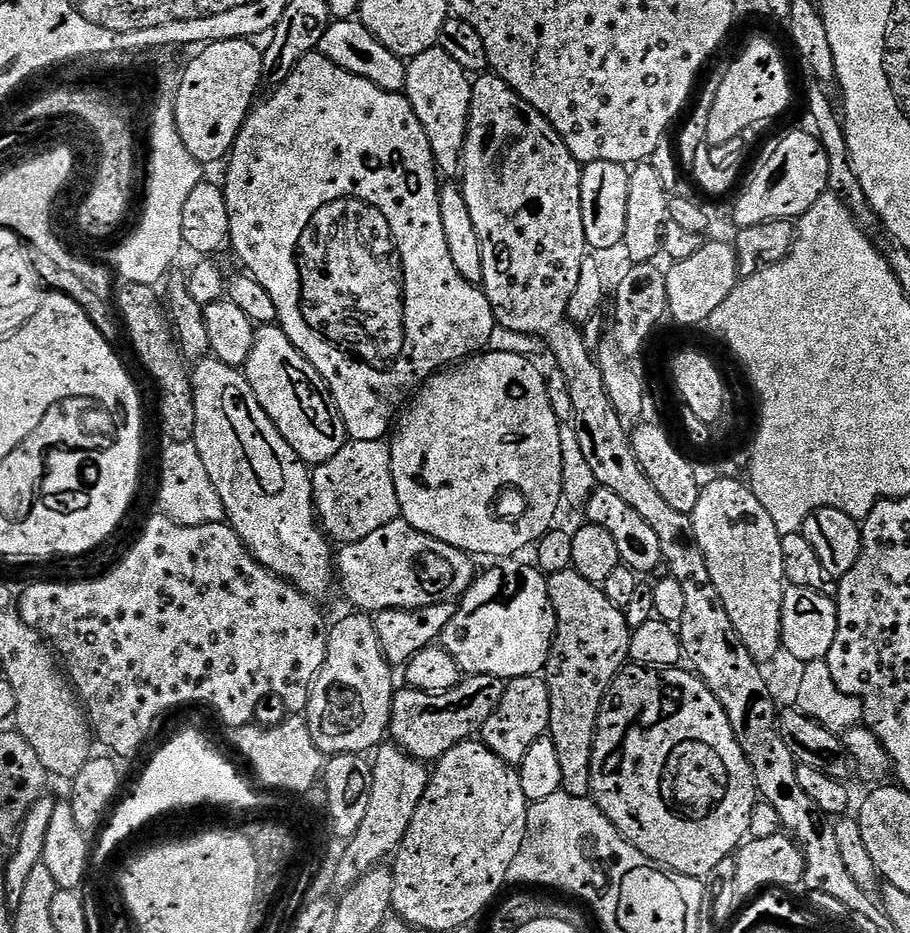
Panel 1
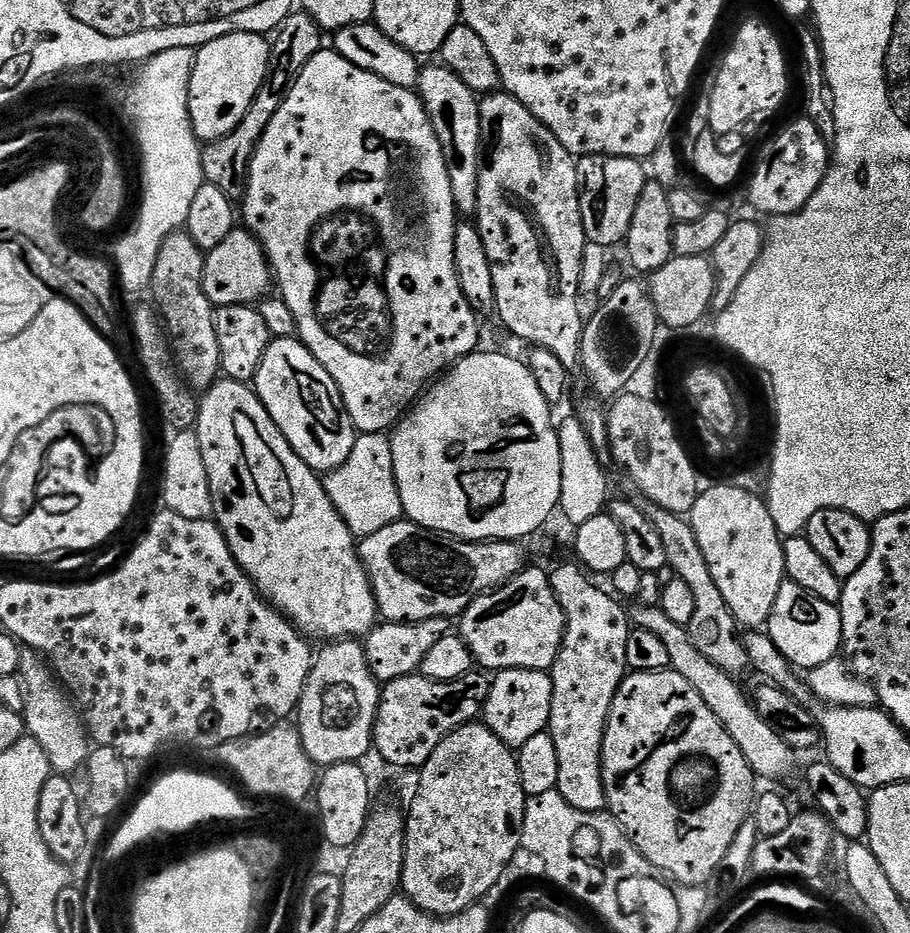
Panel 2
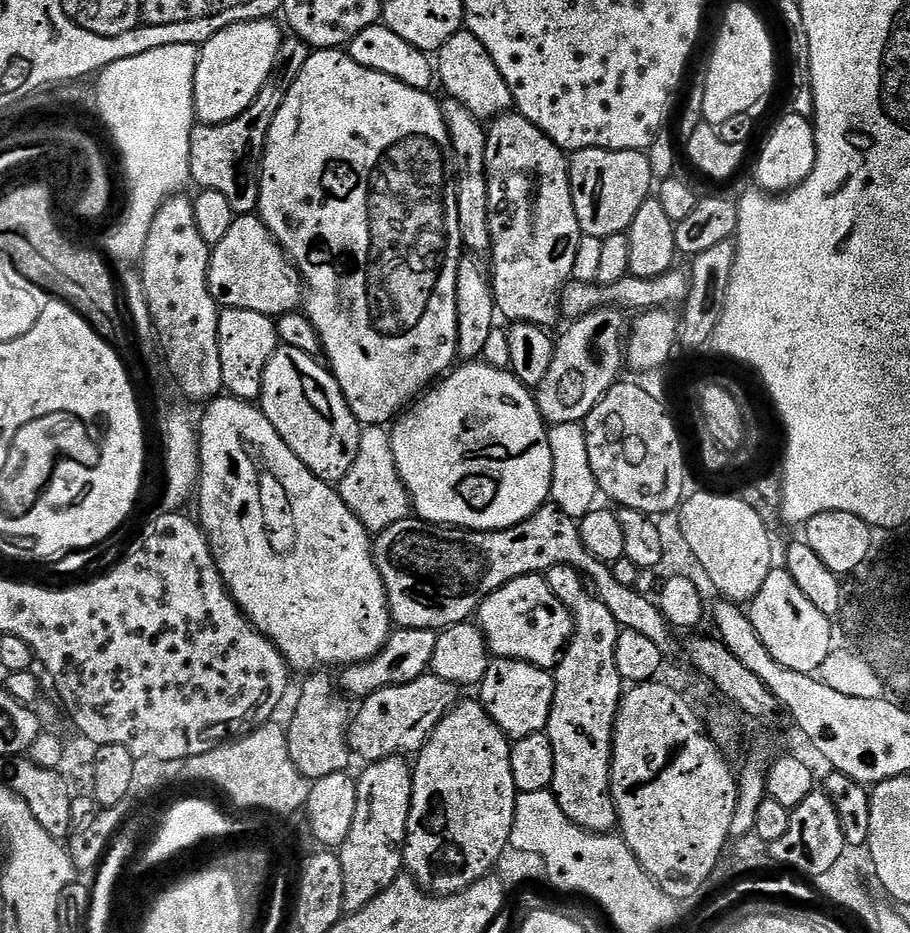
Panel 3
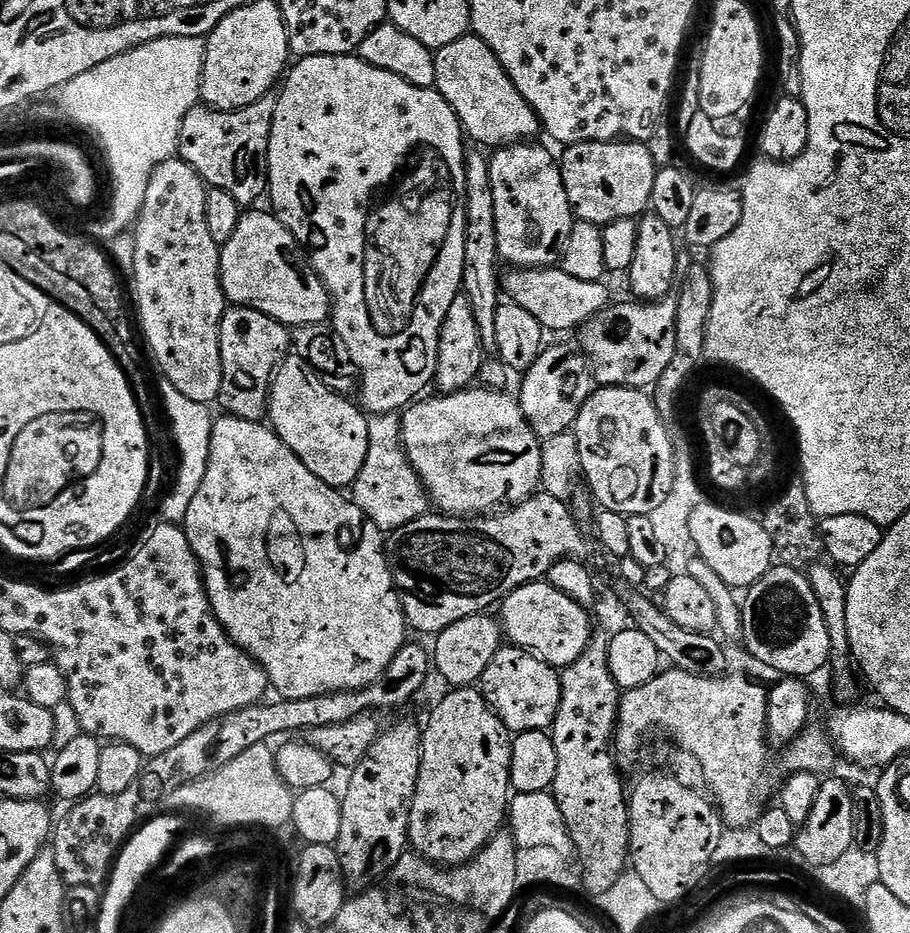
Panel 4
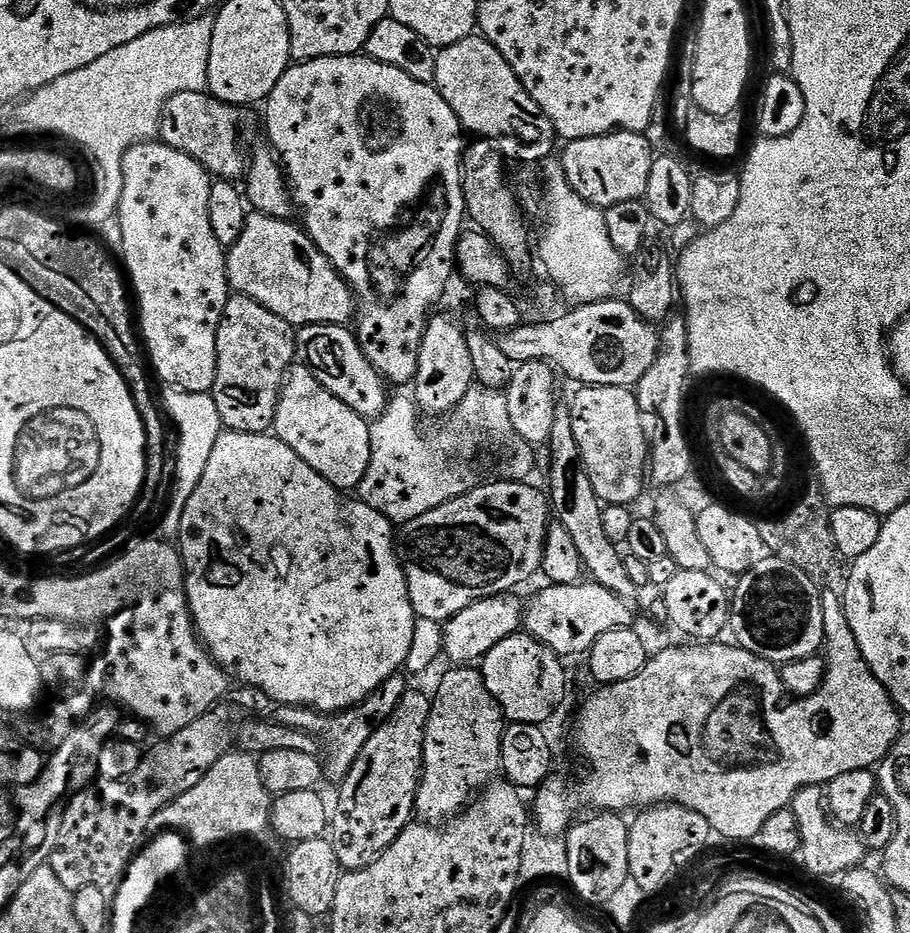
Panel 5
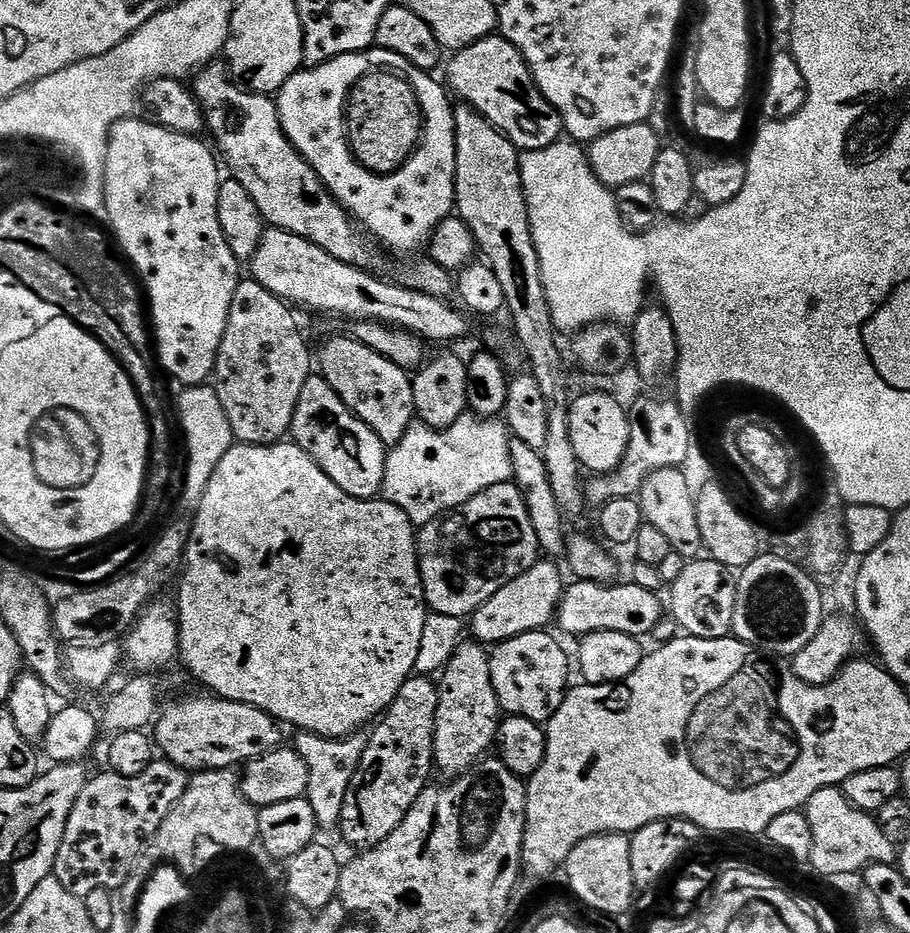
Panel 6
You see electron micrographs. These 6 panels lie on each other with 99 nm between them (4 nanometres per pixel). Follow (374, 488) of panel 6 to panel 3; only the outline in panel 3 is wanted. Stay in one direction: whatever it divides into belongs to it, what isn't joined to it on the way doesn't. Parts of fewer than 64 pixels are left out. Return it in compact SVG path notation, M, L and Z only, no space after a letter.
M277 347L264 371L258 407L319 480L339 482L358 458L362 425L350 410L335 376L318 361L297 348Z

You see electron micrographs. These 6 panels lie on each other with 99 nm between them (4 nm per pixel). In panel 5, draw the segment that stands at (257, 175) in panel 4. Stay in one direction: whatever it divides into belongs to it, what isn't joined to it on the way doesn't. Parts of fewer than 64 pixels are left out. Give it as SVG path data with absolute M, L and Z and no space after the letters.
M207 90L203 92L179 91L178 94L172 95L164 104L164 115L161 119L161 139L163 141L166 141L166 143L169 144L171 148L178 149L180 152L188 153L193 156L193 158L196 159L196 161L198 161L201 166L208 169L209 173L211 173L213 177L222 180L230 180L233 182L239 181L239 176L241 179L241 177L243 177L245 173L247 173L250 164L249 161L246 159L246 152L244 156L244 144L242 141L240 141L240 116L236 112L239 111L237 111L237 109L233 107L233 105L222 102L218 97L212 95L212 93Z

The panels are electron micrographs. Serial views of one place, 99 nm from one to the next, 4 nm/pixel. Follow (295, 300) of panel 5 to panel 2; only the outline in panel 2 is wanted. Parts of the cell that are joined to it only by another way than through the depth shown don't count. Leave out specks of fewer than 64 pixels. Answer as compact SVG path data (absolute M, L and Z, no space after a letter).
M243 226L233 228L230 234L212 252L204 257L204 293L214 306L225 308L231 304L255 305L269 295L274 277L268 267L268 256L255 236Z

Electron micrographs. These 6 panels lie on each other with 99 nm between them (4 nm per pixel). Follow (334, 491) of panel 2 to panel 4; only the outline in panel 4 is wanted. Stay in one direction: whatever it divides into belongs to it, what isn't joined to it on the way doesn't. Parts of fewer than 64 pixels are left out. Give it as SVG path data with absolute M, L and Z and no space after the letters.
M387 412L372 416L368 422L368 453L366 462L350 488L351 499L385 533L406 526L418 518L429 515L430 497L420 475L416 473L404 451L402 420L399 415Z

